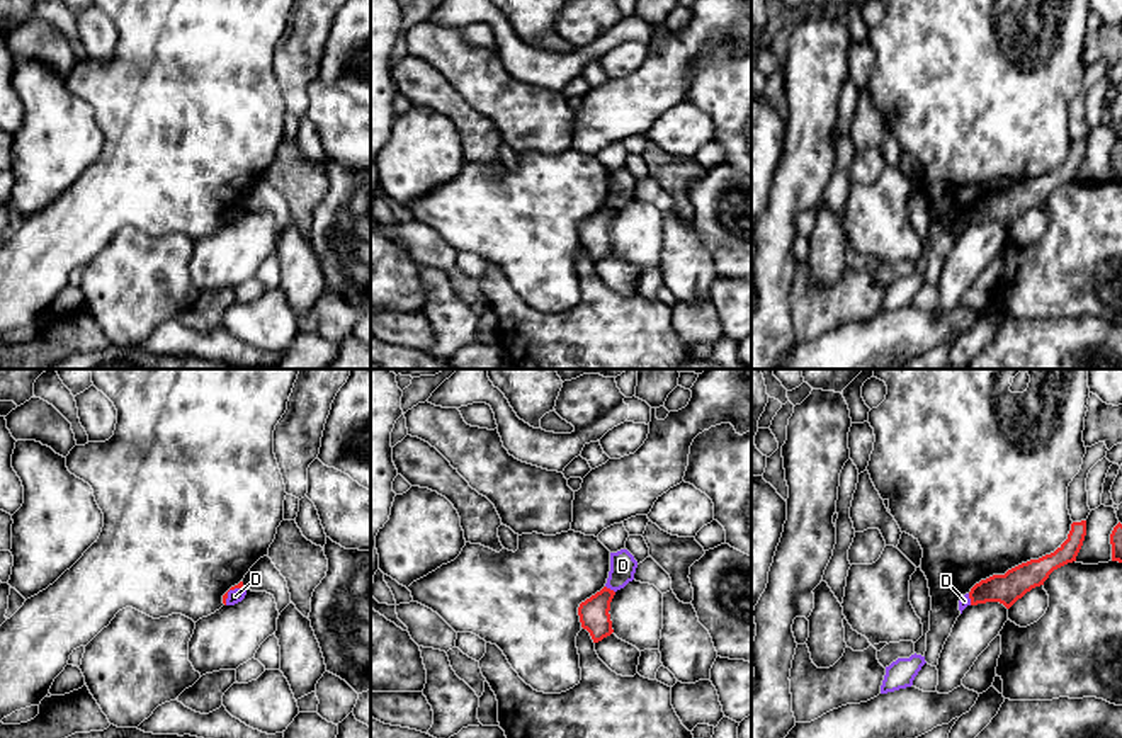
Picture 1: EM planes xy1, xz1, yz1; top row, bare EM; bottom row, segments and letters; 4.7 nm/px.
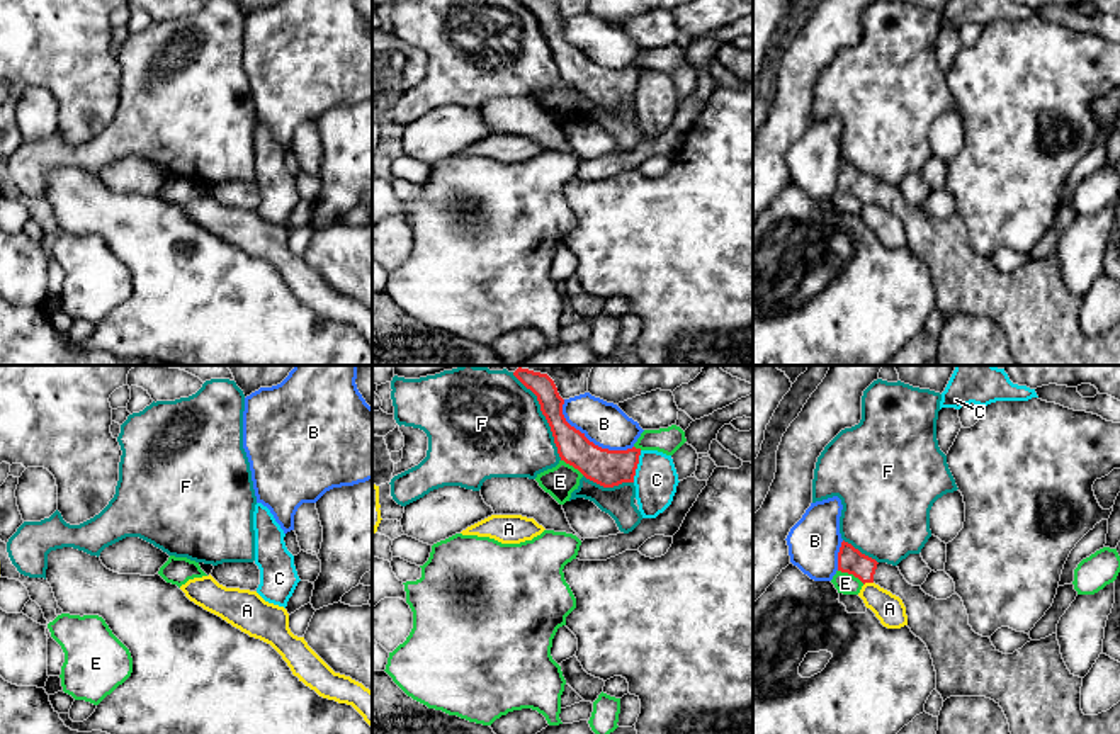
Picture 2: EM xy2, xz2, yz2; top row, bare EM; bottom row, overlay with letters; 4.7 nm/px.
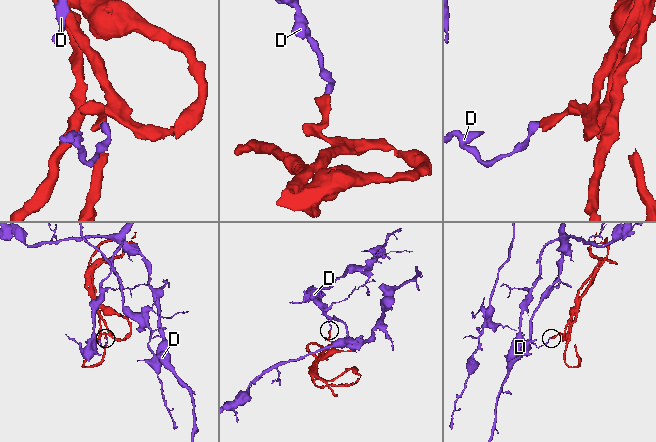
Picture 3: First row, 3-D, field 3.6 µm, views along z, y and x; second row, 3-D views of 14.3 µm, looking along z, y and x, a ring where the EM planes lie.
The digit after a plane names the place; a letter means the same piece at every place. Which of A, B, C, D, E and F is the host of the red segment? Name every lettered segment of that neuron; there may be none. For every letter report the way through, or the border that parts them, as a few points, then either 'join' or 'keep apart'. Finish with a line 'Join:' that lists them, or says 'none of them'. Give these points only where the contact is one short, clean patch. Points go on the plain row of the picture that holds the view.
A: keep apart
B: keep apart
C: border along xz2 (641, 70), (633, 101); keep apart
D: border along xz1 (606, 204), (614, 211); keep apart
E: keep apart
F: keep apart
Join: none of them

